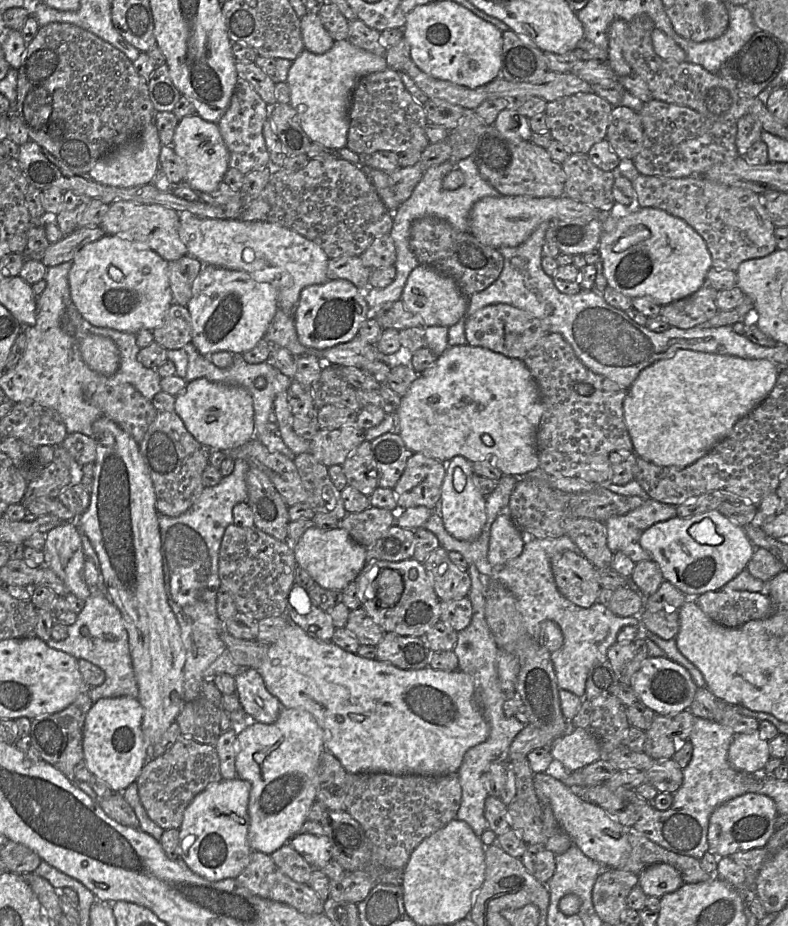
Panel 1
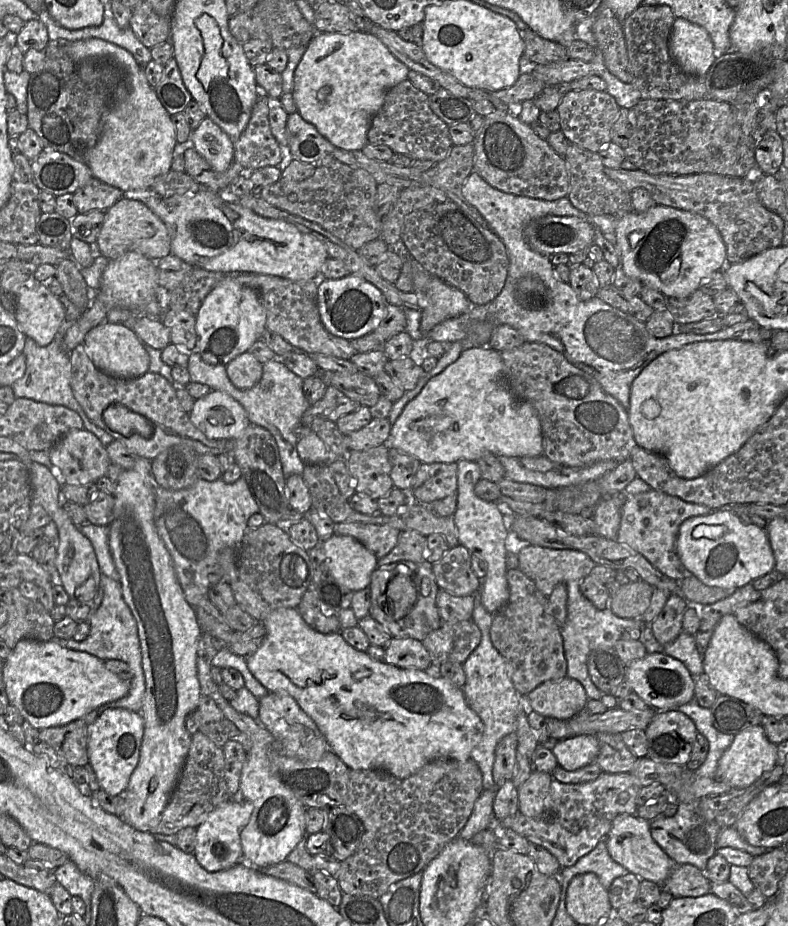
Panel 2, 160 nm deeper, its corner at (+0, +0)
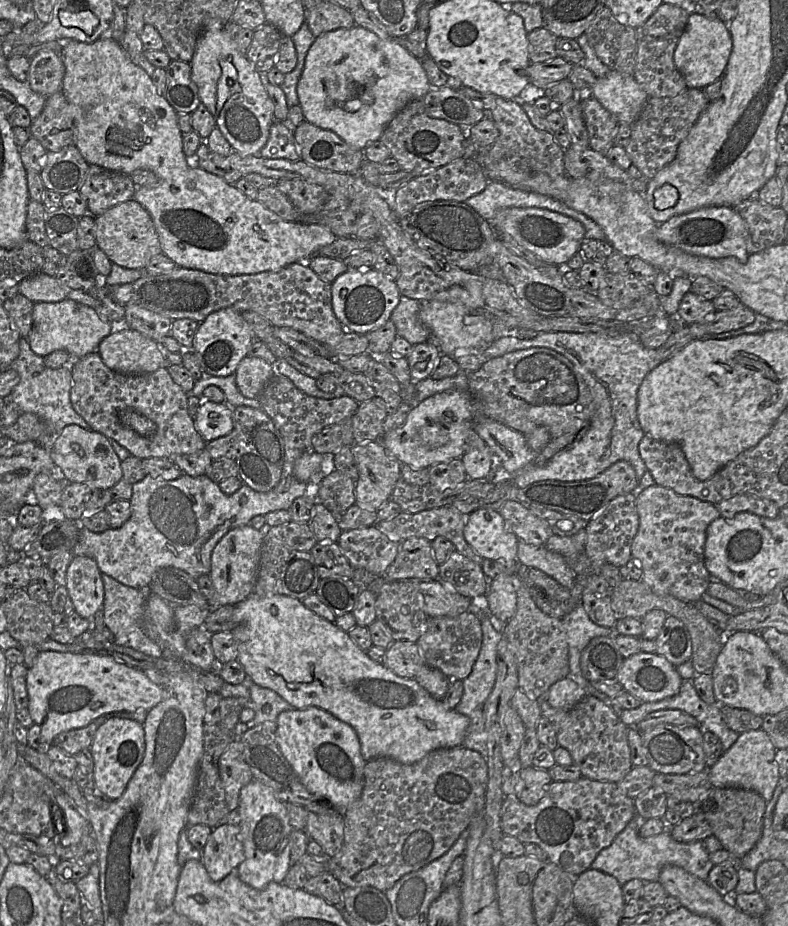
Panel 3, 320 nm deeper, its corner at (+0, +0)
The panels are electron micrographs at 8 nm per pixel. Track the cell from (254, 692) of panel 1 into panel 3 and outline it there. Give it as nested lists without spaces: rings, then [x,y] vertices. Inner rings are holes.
[[[308,707],[281,712],[276,720],[275,737],[281,753],[305,788],[321,802],[344,816],[347,808],[361,796],[364,786],[363,772],[366,761],[361,755],[360,743],[355,730],[320,708]]]

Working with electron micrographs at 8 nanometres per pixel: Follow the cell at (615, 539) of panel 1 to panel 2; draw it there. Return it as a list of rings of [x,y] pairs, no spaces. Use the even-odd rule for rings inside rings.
[[[656,490],[630,495],[626,497],[621,507],[621,521],[616,541],[641,554],[653,567],[663,574],[676,581],[681,581],[684,578],[685,568],[677,554],[677,537],[680,525],[690,517],[707,515],[713,511],[717,510],[711,510],[702,504],[689,503],[679,497],[670,496]]]

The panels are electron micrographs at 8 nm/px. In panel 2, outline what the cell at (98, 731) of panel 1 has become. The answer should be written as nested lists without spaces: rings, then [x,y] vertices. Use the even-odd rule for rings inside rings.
[[[109,708],[96,718],[90,728],[87,752],[100,789],[110,795],[118,795],[126,790],[130,776],[139,761],[143,733],[144,721],[140,712]]]

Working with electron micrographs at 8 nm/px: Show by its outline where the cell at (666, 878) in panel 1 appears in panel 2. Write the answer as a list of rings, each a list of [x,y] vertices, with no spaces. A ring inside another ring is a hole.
[[[676,864],[662,884],[662,890],[674,898],[700,897],[709,894],[711,883],[705,873],[690,864]]]

